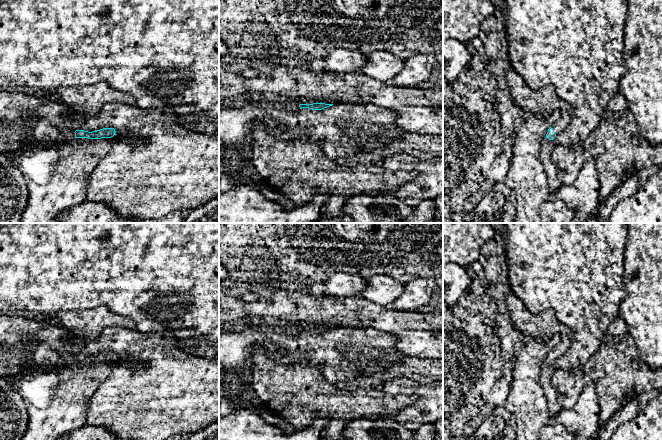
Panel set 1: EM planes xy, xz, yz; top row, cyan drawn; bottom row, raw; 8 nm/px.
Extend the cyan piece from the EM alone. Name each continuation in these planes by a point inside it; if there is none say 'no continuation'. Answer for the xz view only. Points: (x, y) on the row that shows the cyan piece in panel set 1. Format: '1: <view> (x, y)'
1: xz (265, 100)

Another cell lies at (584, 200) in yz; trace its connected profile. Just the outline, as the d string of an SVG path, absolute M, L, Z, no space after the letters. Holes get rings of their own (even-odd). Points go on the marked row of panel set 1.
M593 159L586 161L575 181L571 185L562 185L555 194L555 198L563 200L575 211L571 223L585 223L599 208L598 171Z

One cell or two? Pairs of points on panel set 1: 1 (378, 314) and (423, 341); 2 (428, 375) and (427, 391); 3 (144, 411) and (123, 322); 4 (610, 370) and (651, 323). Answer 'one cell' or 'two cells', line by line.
1: one cell
2: two cells
3: two cells
4: two cells

